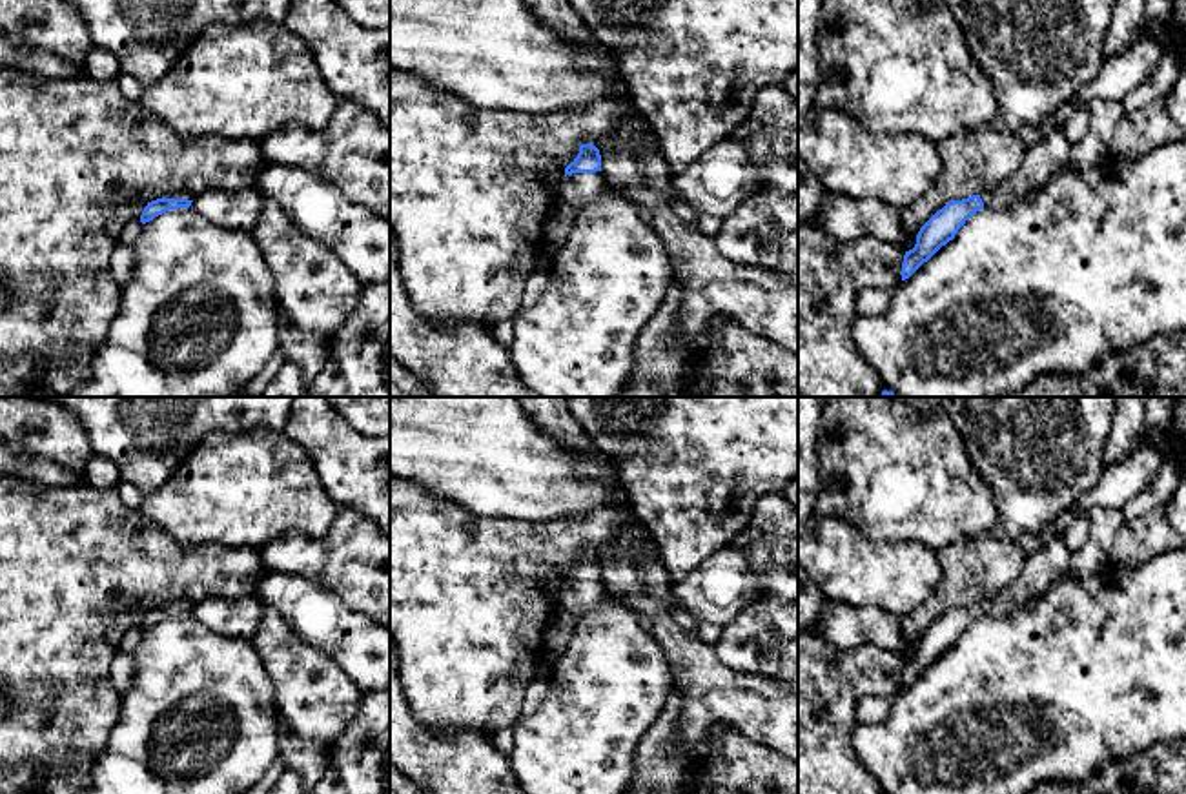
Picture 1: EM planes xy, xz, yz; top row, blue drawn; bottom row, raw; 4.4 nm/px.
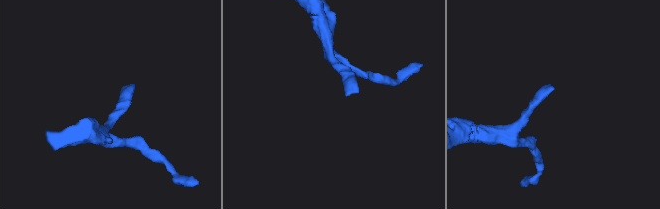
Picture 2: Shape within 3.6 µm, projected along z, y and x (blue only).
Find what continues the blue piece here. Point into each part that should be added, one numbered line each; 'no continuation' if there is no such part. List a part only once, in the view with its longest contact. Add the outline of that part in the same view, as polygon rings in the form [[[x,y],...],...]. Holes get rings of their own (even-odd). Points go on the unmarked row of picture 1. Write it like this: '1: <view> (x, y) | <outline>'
1: xz (578, 598) | [[[601,579],[572,581],[557,590],[557,605],[567,608],[574,617],[598,608],[605,597],[607,588]]]

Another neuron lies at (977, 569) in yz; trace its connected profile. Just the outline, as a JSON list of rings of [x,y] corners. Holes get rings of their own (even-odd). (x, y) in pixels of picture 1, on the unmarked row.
[[[1000,524],[984,535],[942,546],[936,555],[942,581],[918,608],[900,617],[909,641],[918,641],[947,610],[998,596],[1022,574],[1026,563],[1024,550]]]

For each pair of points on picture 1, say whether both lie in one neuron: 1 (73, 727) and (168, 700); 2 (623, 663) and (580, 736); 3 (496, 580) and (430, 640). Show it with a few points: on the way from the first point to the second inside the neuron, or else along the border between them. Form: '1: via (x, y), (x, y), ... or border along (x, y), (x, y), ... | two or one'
1: border along (121, 694), (117, 722), (101, 754) | two
2: via (611, 682), (592, 718) | one
3: via (480, 590), (447, 623) | one

